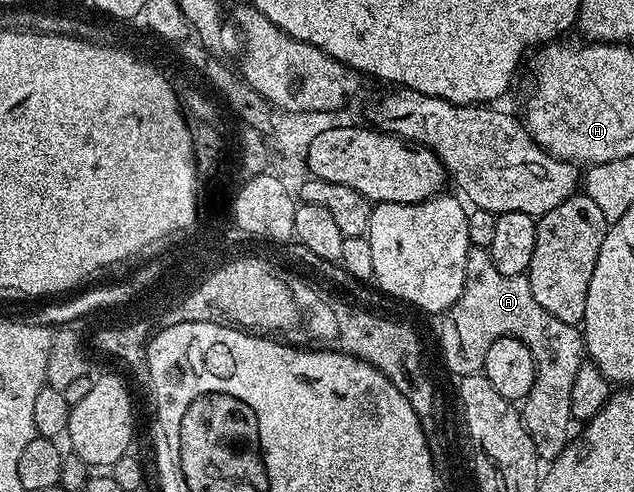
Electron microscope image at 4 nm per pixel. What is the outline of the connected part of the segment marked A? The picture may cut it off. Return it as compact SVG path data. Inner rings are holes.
M471 247L464 266L464 290L445 313L444 320L447 328L442 336L442 352L455 377L469 376L481 369L486 363L488 346L492 346L496 338L511 336L532 350L536 378L532 390L520 404L522 425L532 438L532 446L536 446L539 461L556 459L572 439L572 382L584 362L581 331L575 325L560 322L560 318L548 314L548 310L536 302L529 275L500 274L488 248Z

